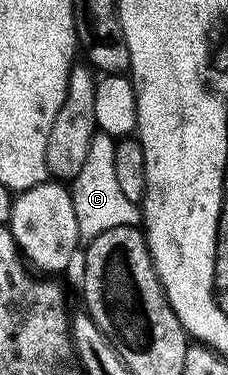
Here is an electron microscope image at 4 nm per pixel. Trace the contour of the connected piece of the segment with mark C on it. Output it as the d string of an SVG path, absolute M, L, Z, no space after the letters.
M97 131L93 134L85 163L71 187L80 238L90 241L112 227L132 224L135 205L123 195L116 180L114 138Z

